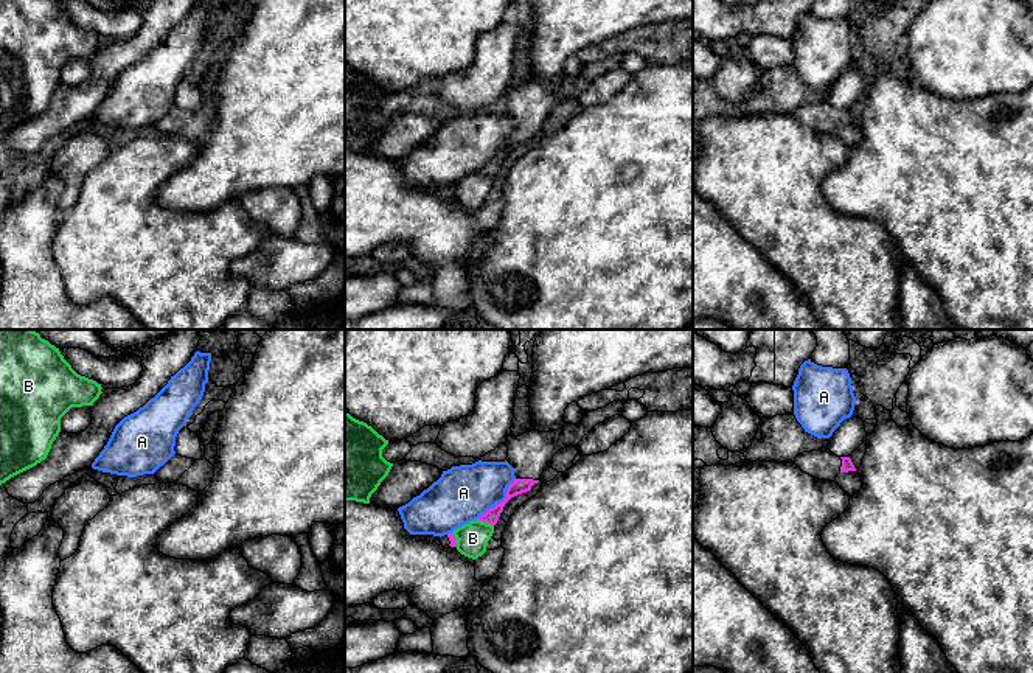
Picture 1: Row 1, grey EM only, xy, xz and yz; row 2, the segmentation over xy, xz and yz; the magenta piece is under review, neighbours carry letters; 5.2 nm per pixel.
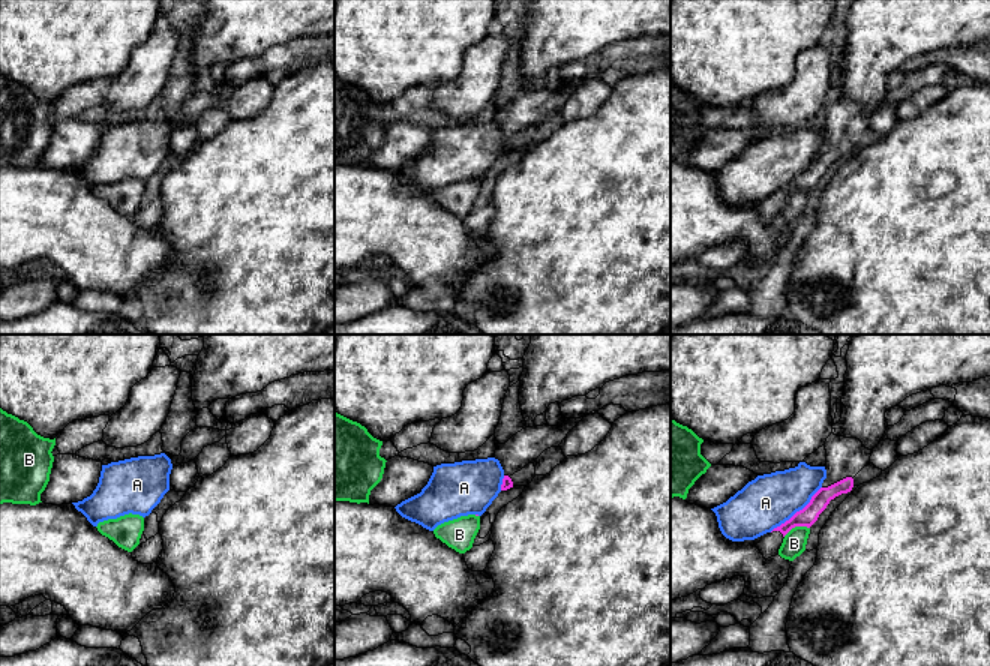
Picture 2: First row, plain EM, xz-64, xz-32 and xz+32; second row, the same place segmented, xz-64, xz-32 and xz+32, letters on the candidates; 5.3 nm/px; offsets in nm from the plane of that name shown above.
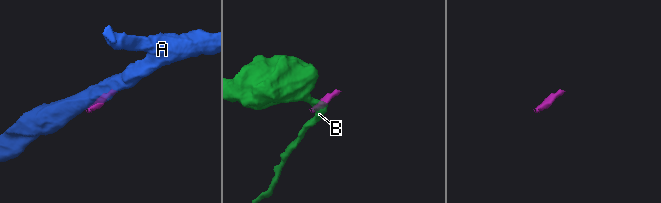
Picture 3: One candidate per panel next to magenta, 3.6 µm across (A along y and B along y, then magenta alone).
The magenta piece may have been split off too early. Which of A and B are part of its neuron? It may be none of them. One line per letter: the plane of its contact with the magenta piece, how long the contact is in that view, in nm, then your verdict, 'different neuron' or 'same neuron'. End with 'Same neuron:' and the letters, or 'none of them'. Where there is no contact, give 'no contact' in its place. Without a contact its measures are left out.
A: contact in xz; length 300 nm; different neuron
B: contact in xz; length 90 nm; different neuron
Same neuron: none of them

